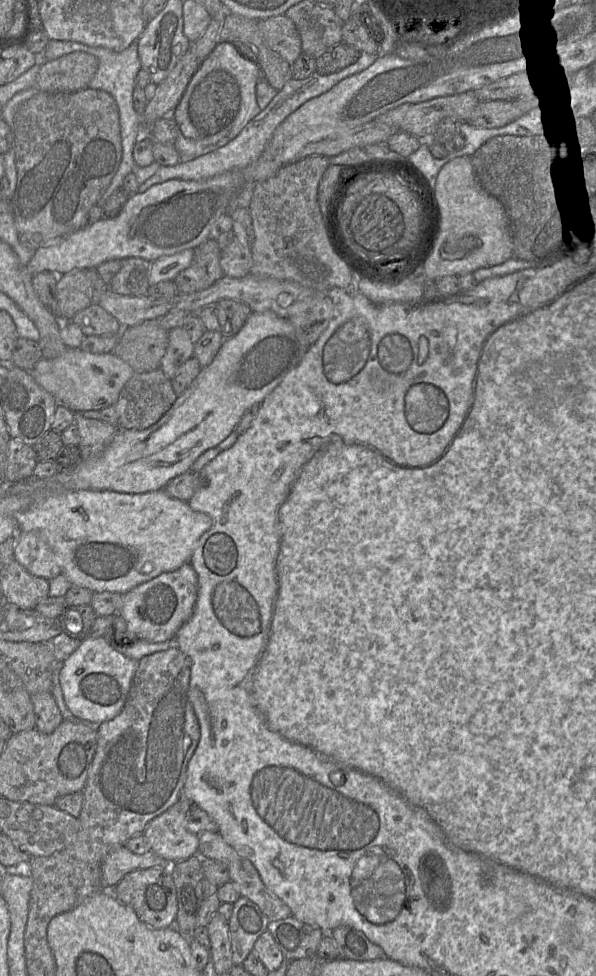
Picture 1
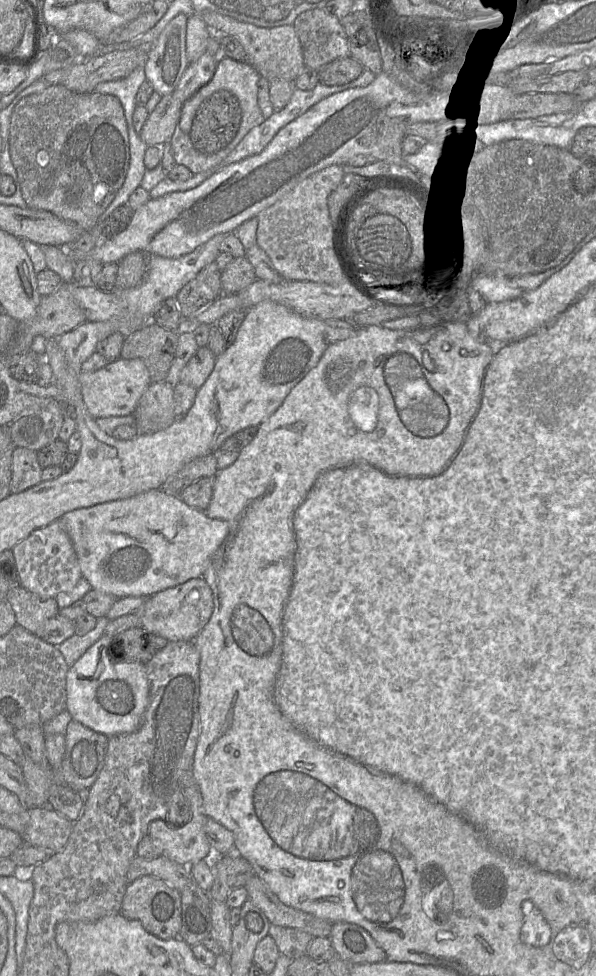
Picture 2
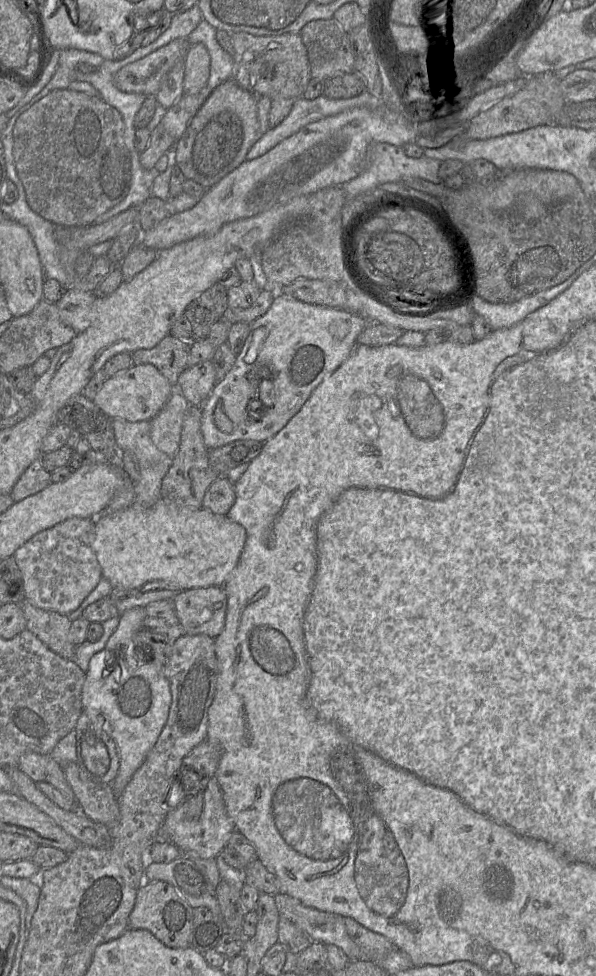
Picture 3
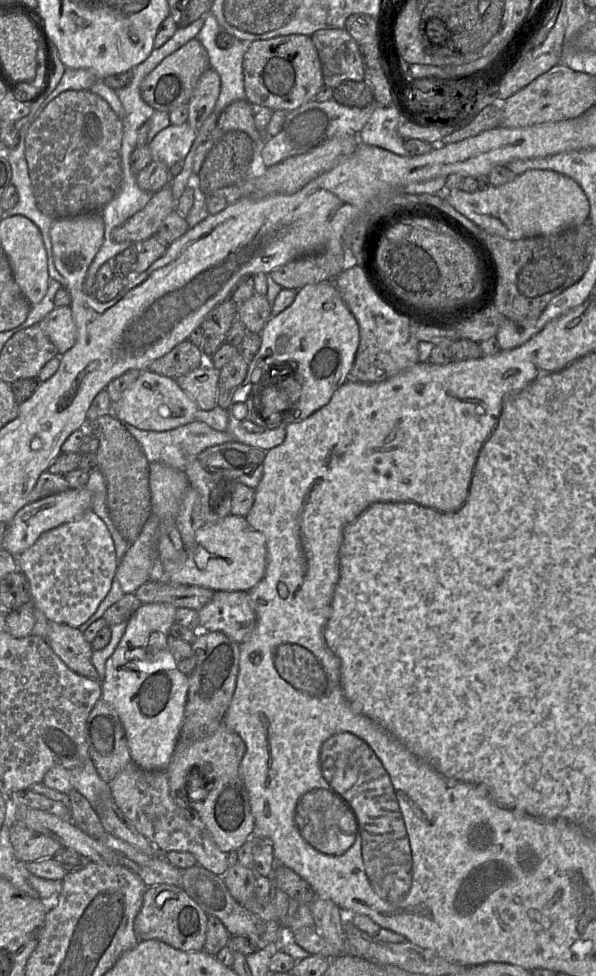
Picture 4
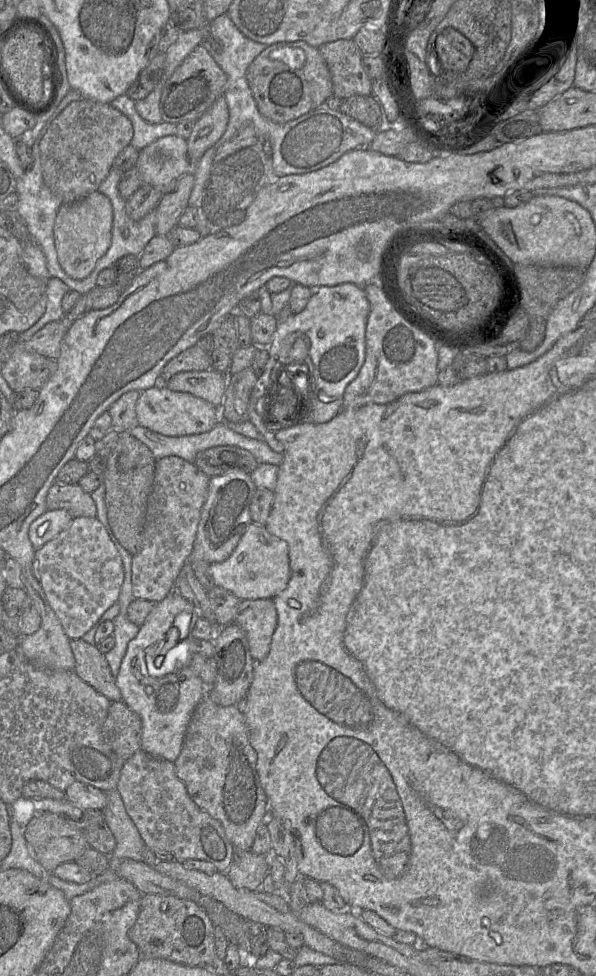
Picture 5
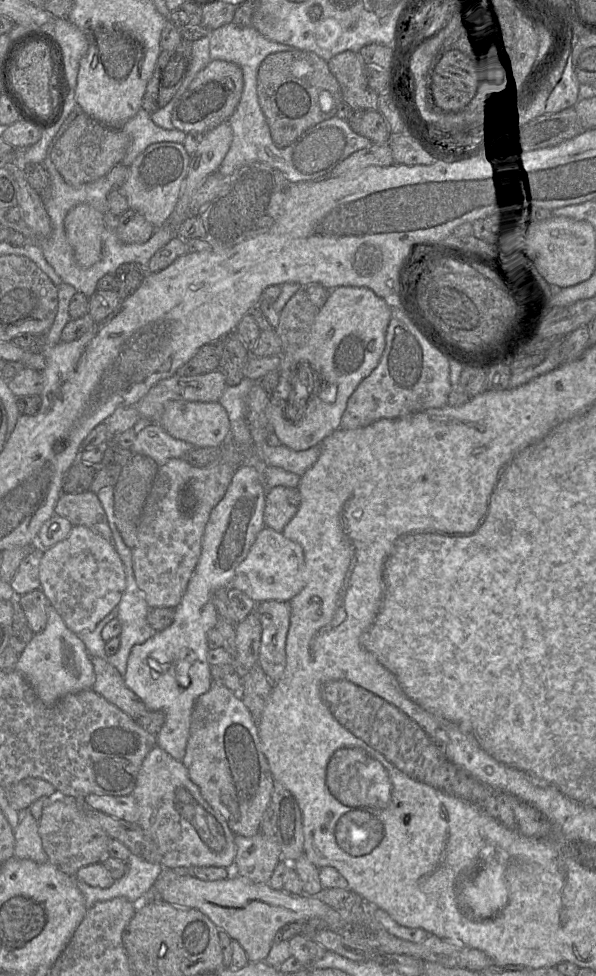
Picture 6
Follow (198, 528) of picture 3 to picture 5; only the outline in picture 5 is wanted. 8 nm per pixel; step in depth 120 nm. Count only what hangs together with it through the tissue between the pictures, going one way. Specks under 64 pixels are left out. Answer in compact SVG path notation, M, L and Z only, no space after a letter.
M248 524L231 556L223 562L209 566L215 587L223 588L240 600L272 599L286 589L291 571L288 544L269 533L262 525Z

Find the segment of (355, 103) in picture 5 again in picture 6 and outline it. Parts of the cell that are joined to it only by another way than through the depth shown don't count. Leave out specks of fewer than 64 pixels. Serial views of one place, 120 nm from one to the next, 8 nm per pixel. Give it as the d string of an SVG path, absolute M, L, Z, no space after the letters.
M354 110L348 120L352 130L375 144L388 144L391 131L378 110Z

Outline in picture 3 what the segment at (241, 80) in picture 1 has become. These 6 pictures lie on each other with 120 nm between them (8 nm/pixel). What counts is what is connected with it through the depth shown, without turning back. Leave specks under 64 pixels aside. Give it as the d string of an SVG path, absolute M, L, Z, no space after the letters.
M230 79L211 92L185 134L175 142L175 164L187 179L208 189L246 161L247 153L262 135L255 95Z

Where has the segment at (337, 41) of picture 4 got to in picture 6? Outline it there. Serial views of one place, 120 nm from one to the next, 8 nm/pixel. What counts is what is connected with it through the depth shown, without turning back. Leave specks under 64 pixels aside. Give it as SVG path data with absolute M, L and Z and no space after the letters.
M343 51L327 61L330 71L339 83L342 99L354 110L378 110L378 94L372 90L365 77L365 63L359 52Z

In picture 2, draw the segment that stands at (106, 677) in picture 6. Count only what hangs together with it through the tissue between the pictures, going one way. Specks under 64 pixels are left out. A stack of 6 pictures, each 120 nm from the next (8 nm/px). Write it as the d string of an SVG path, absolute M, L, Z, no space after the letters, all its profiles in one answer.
M21 585L10 589L4 599L15 613L16 625L34 635L46 621L57 616L60 609L54 598L42 598Z

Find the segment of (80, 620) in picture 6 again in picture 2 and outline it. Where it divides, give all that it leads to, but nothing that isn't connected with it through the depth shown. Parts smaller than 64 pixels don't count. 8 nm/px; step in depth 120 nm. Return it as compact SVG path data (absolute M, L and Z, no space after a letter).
M59 521L34 530L27 538L17 543L12 549L20 585L42 598L54 598L63 592L71 591L82 579L82 573L72 541Z

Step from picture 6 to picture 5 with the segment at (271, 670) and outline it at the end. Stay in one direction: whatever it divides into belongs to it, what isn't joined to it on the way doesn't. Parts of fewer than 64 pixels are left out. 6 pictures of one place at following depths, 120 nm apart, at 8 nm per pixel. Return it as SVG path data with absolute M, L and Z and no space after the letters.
M272 599L241 600L234 624L245 631L256 662L267 657L277 622L277 610Z

